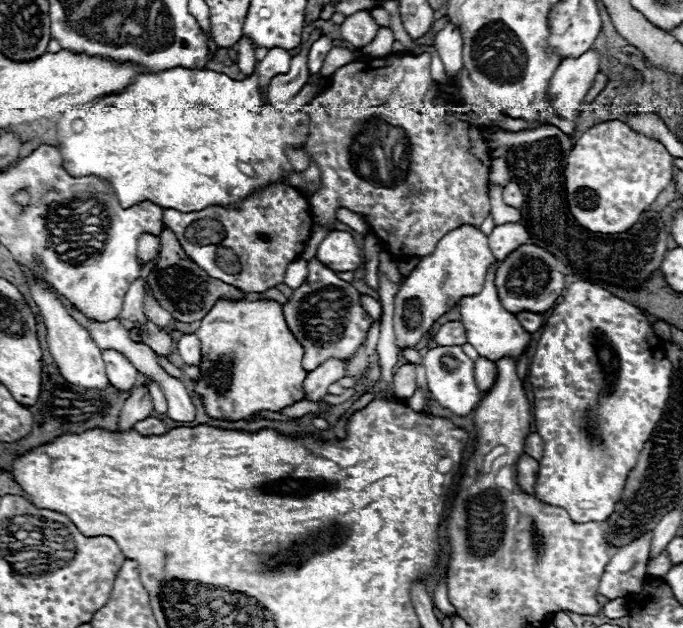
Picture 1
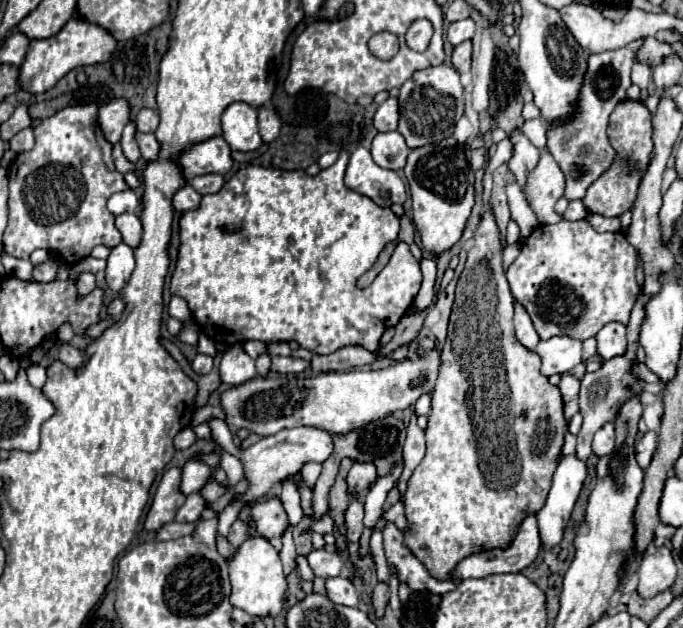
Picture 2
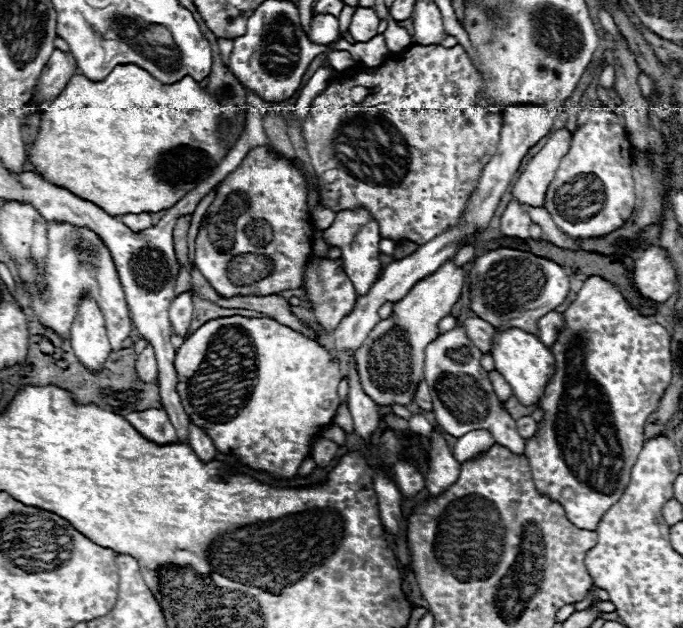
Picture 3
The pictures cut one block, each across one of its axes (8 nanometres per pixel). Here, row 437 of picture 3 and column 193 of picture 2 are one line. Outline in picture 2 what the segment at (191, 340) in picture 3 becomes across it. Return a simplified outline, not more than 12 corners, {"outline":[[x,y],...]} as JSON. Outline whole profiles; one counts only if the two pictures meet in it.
{"outline":[[350,154],[244,166],[182,214],[170,292],[218,344],[378,350],[418,294]]}

